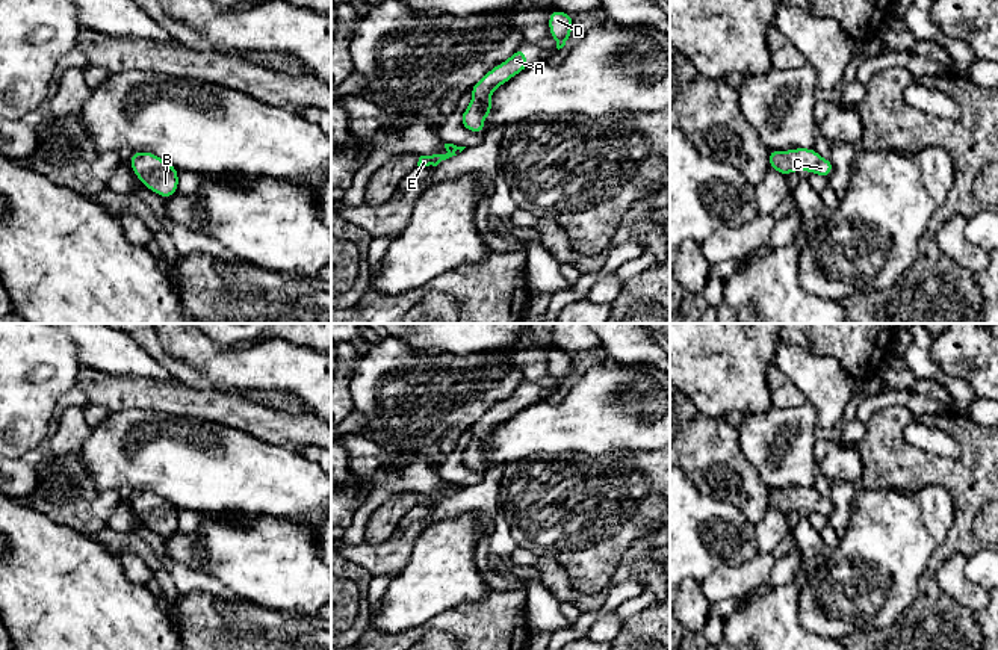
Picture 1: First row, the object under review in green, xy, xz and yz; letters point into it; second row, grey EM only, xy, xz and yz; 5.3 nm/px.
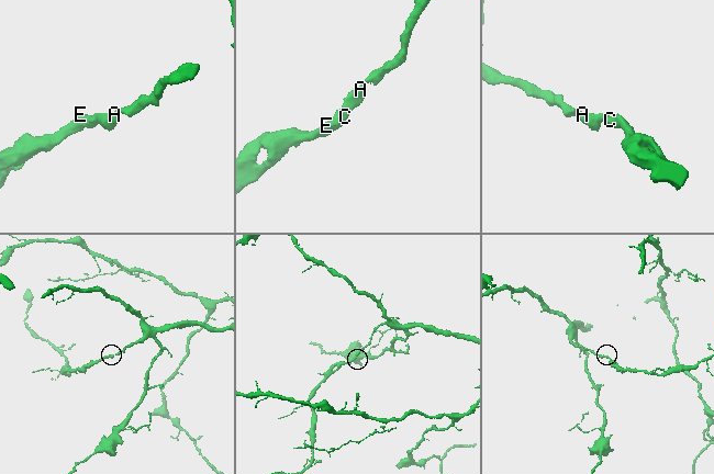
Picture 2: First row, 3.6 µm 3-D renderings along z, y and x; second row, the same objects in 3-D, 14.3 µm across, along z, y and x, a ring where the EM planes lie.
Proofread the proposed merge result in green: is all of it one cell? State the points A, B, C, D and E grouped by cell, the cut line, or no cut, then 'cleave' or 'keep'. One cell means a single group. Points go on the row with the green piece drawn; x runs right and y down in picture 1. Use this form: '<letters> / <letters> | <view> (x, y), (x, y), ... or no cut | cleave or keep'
A B C D E | no cut | keep

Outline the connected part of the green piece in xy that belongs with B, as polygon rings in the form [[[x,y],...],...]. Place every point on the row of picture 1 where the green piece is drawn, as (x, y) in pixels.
[[[132,151],[130,168],[141,183],[162,198],[178,192],[178,169],[148,151]]]

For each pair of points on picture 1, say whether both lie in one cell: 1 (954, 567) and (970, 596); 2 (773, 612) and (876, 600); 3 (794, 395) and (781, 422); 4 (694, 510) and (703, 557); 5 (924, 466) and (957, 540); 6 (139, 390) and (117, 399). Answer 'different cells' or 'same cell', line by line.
1: same cell
2: different cells
3: different cells
4: same cell
5: same cell
6: same cell

